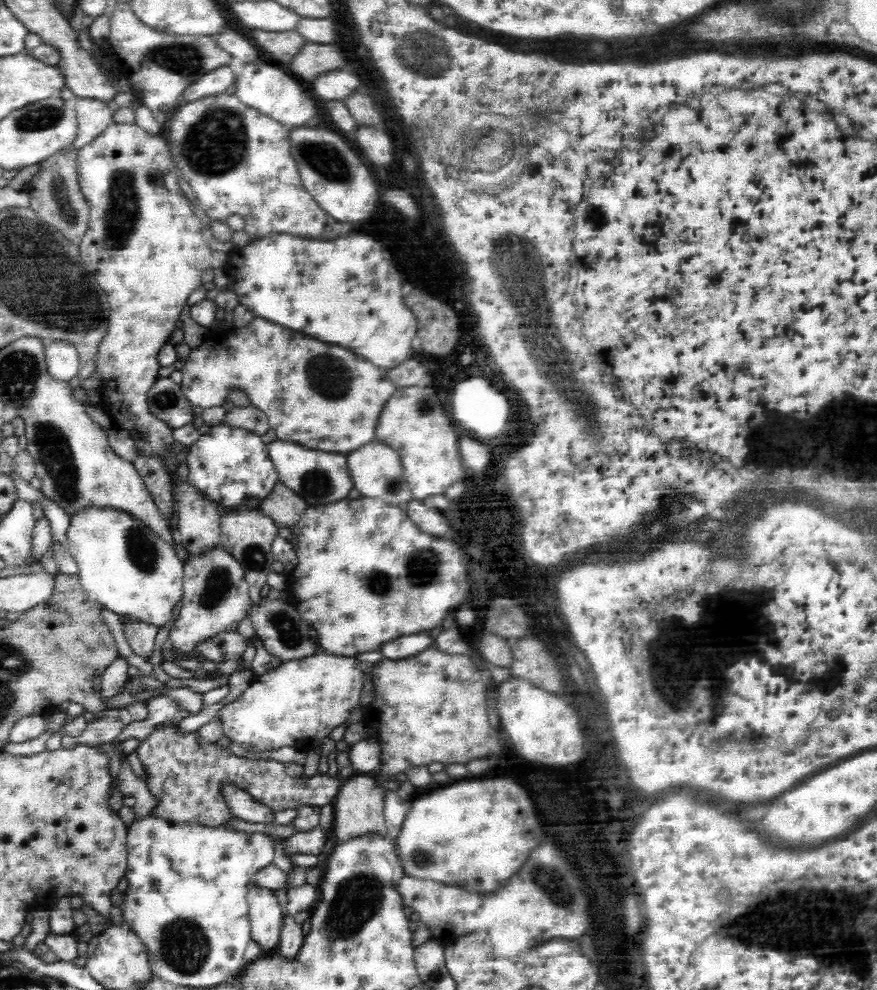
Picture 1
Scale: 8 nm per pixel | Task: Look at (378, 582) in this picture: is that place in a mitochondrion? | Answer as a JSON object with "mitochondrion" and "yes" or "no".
{"mitochondrion":"yes"}

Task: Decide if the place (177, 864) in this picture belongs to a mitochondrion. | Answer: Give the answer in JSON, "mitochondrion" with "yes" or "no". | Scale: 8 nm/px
{"mitochondrion":"no"}

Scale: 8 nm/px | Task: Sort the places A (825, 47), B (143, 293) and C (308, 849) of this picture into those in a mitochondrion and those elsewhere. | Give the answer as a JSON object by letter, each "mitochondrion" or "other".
{"A":"other","B":"other","C":"other"}

